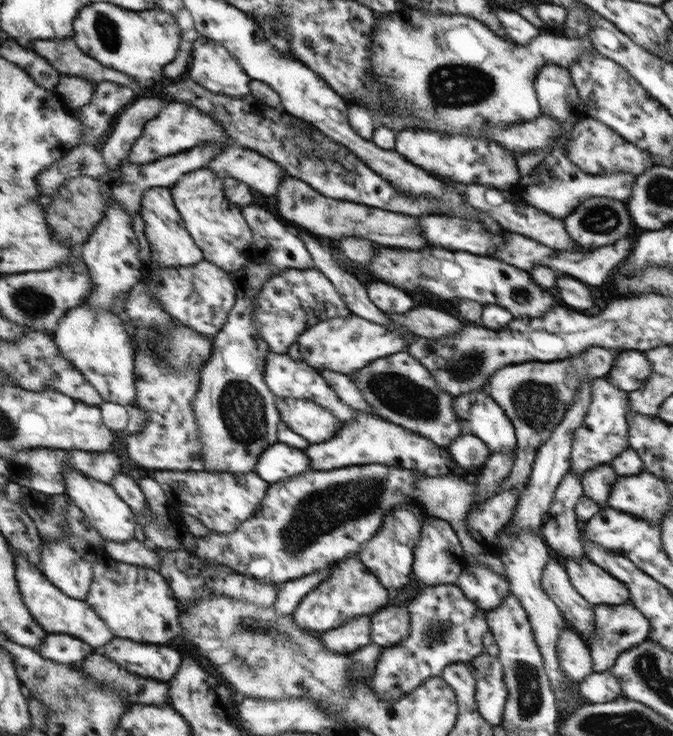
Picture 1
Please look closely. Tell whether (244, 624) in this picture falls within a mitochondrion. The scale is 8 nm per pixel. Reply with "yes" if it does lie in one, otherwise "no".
yes

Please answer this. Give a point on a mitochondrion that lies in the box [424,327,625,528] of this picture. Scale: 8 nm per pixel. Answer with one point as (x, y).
(534, 404)

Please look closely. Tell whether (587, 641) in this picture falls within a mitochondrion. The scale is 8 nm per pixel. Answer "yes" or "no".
no

